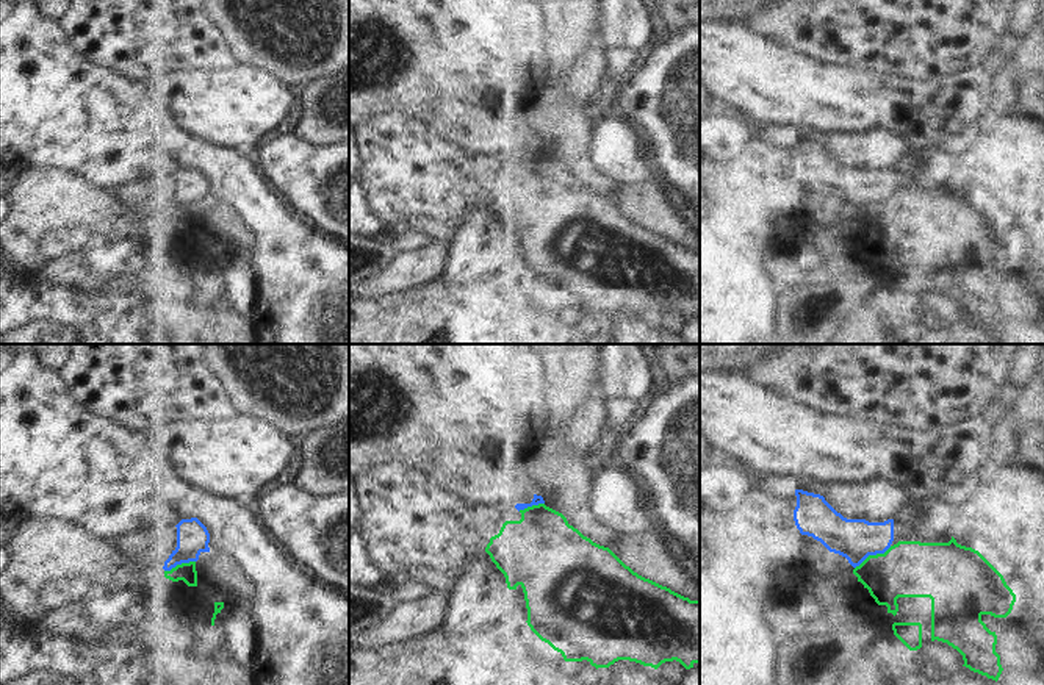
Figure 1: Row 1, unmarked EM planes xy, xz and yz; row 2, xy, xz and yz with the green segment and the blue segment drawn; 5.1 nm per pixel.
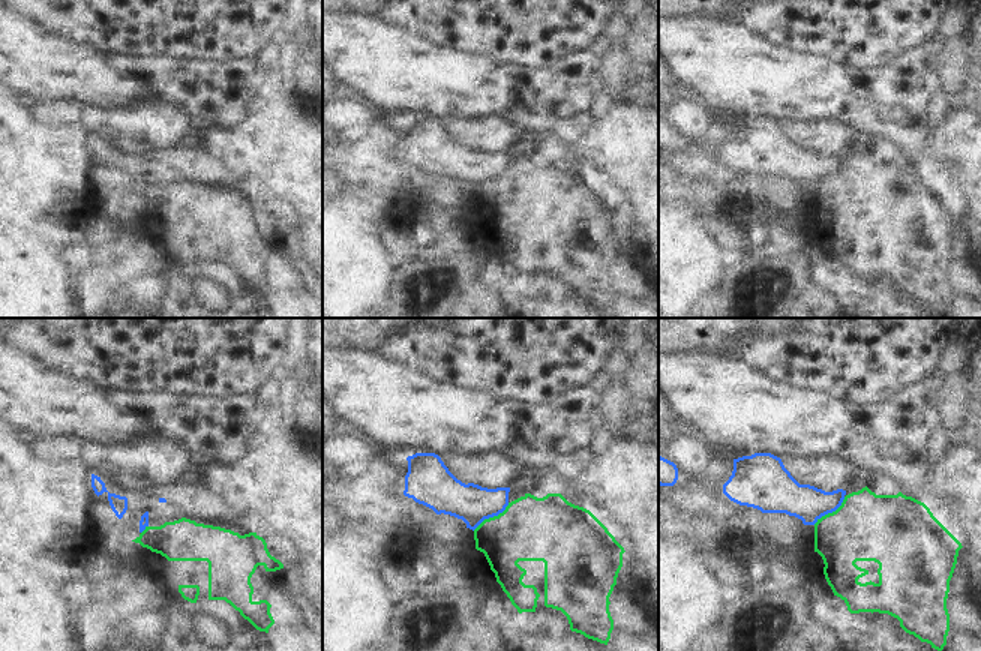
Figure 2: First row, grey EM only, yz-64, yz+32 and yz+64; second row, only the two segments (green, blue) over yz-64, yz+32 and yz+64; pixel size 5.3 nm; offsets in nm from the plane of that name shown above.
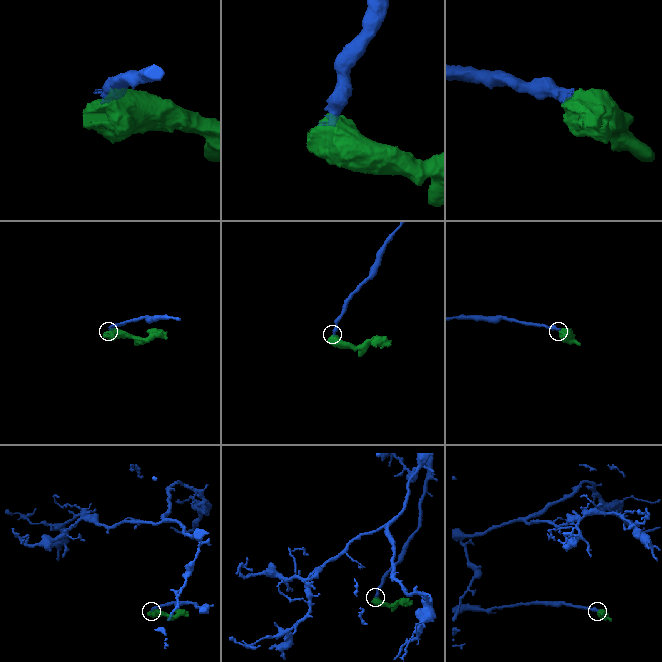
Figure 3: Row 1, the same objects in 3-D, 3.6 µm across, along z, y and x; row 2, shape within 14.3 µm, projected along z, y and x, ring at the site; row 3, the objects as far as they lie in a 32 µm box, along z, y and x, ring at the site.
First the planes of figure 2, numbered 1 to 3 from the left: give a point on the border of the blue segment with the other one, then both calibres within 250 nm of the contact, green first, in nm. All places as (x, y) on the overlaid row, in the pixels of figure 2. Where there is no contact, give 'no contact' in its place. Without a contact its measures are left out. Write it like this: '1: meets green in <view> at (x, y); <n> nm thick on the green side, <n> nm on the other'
1: meets green in yz-64 at (144, 530); 220 nm thick on the green side, 50 nm on the other
2: meets green in yz+32 at (491, 518); 340 nm thick on the green side, 200 nm on the other
3: meets green in yz+64 at (830, 513); 360 nm thick on the green side, 190 nm on the other

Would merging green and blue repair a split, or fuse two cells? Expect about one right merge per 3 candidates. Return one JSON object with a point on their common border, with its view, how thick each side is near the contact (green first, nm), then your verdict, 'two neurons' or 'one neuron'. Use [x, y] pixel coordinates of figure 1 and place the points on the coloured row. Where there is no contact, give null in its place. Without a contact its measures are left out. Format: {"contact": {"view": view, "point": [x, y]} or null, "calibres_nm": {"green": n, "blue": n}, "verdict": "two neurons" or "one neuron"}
{"contact": {"view": "yz", "point": [872, 555]}, "calibres_nm": {"green": 280, "blue": 200}, "verdict": "two neurons"}

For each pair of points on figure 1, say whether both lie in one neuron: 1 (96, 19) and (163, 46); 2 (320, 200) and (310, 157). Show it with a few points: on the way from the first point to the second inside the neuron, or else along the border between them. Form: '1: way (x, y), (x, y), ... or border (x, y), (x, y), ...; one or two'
1: way (113, 24), (116, 27), (146, 28); one
2: way (320, 190), (318, 182), (310, 174), (310, 168); one

